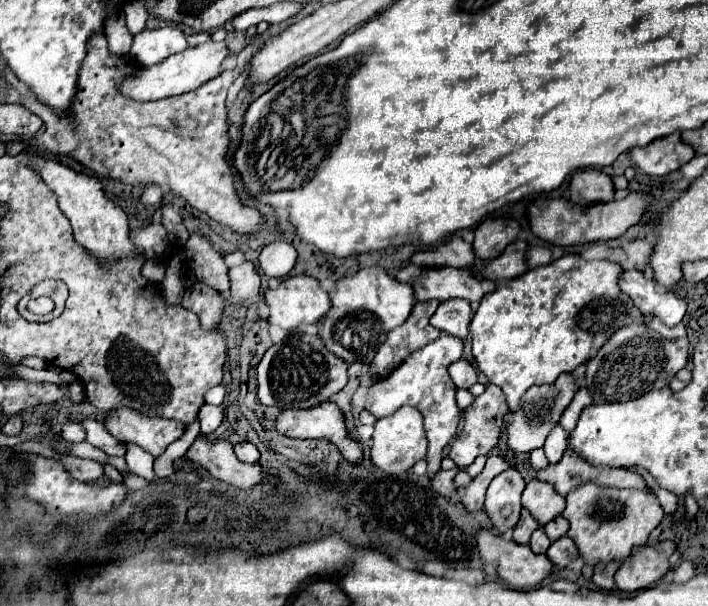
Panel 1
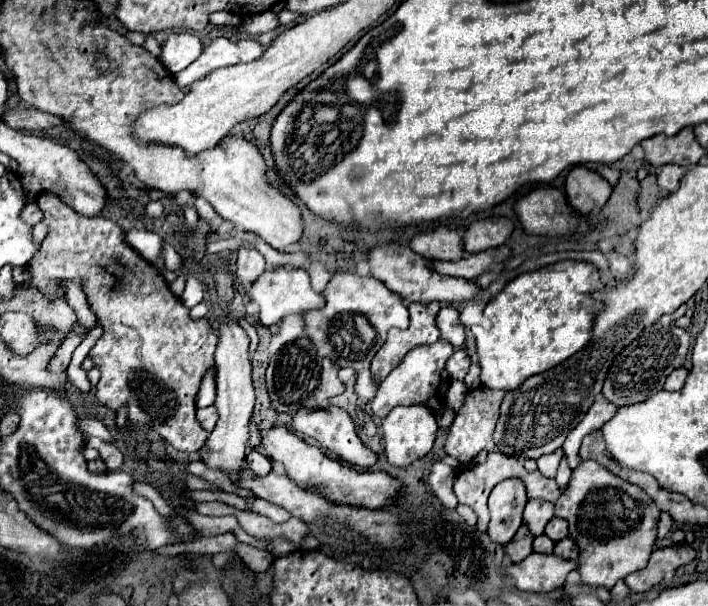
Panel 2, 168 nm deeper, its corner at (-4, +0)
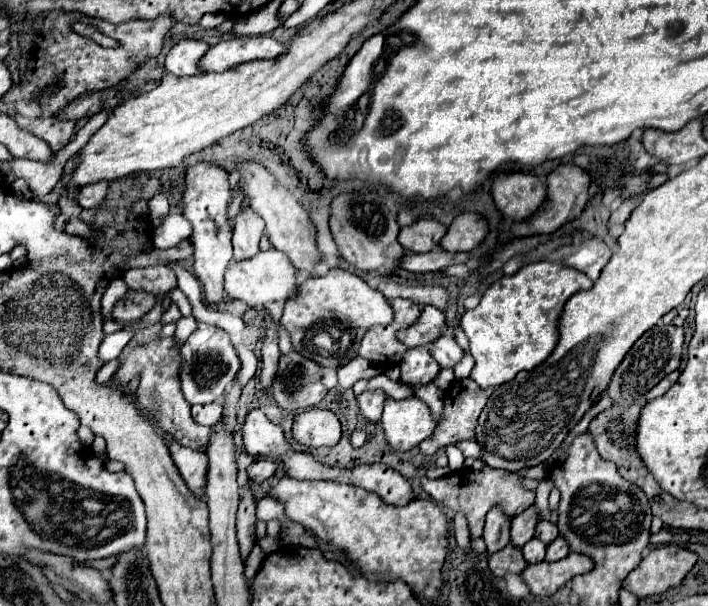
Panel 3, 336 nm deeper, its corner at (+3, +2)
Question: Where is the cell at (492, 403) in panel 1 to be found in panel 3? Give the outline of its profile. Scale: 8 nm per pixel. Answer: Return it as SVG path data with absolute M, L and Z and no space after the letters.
M464 378L464 380L456 380L452 384L452 388L448 388L444 392L444 408L442 408L442 418L434 430L434 434L430 438L426 438L424 442L418 444L420 452L426 456L434 456L440 448L448 446L448 444L456 444L460 440L472 440L474 438L474 428L476 428L476 420L482 412L482 408L486 406L486 400L490 398L492 388L484 390L480 388L472 378Z

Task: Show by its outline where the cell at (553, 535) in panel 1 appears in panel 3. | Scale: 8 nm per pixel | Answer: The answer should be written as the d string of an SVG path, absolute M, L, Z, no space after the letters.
M548 520L538 522L538 526L536 526L536 538L542 540L544 544L550 544L554 538L558 538L558 528L556 528L556 524L552 524L552 522L548 522Z

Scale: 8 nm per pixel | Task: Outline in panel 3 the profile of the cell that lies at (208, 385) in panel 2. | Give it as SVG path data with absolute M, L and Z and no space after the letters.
M198 322L198 330L184 342L180 354L182 354L182 364L178 376L186 400L190 404L208 404L222 400L228 384L236 378L240 370L240 358L234 346L230 344L228 334L222 328Z

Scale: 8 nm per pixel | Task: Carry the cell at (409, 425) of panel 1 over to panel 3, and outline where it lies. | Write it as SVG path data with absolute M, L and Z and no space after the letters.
M410 396L406 400L386 398L382 426L388 444L394 450L406 452L432 436L436 420L432 418L428 404L416 396Z

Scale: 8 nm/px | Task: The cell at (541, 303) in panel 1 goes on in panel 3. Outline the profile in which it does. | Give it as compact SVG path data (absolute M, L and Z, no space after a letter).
M536 262L522 266L514 276L502 276L490 284L474 310L466 310L460 326L470 340L470 354L476 364L470 378L480 388L510 382L520 370L542 364L558 342L558 320L570 296L593 286L590 278L558 262Z

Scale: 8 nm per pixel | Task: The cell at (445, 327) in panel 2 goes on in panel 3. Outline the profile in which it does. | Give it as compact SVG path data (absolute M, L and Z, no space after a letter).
M424 306L422 314L418 316L418 322L414 326L408 326L406 330L398 332L398 340L406 348L416 348L422 344L434 342L442 332L440 328L444 326L444 312L440 312L434 306Z

